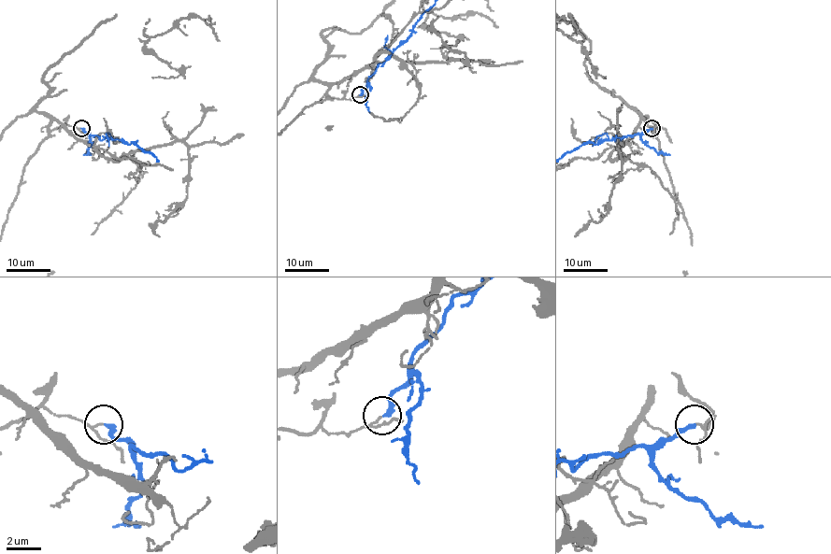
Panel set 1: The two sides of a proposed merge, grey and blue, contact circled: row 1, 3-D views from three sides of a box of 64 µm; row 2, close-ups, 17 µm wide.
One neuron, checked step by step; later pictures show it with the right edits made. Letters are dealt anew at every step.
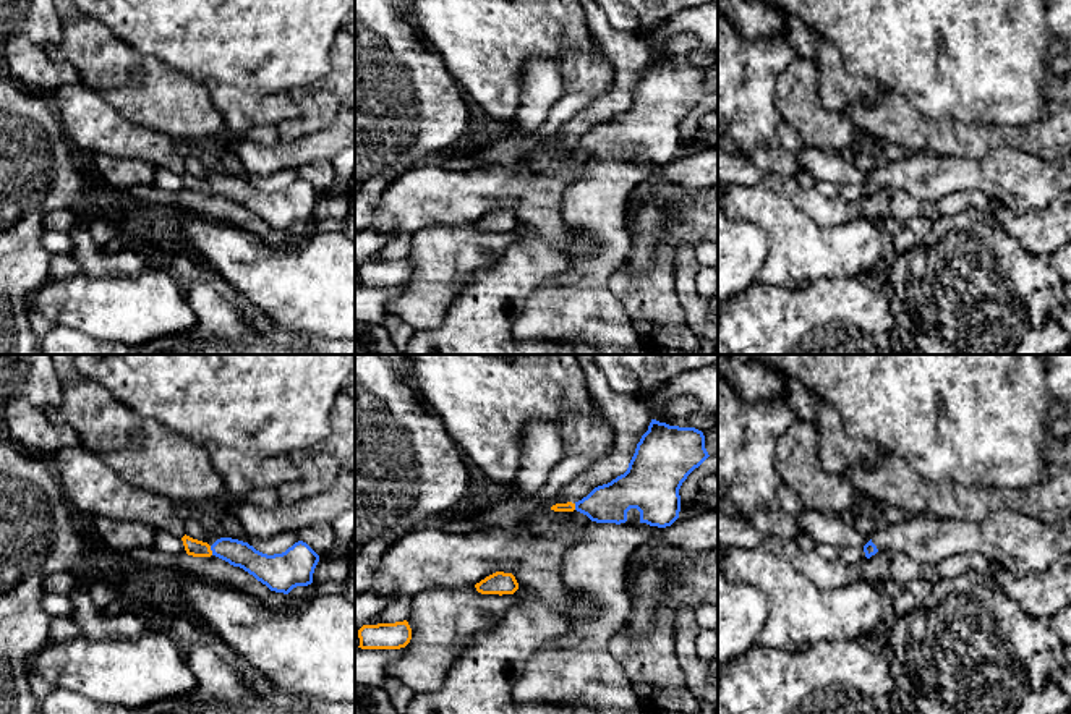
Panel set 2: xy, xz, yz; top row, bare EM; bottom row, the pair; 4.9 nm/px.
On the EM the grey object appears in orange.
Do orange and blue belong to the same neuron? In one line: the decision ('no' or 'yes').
no

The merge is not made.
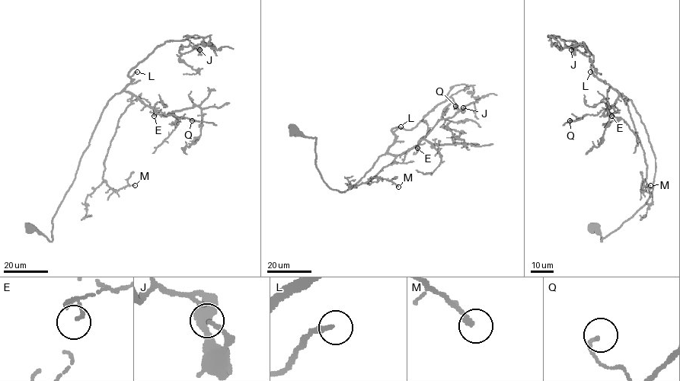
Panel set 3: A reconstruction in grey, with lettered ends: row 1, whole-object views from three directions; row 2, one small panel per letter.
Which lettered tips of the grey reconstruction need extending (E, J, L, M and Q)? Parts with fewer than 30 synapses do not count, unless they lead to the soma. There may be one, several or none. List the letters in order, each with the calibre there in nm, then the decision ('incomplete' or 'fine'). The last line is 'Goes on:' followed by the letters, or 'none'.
E: 60 nm | fine
J: 170 nm | fine
L: 240 nm | incomplete
M: 200 nm | fine
Q: 160 nm | fine
Goes on: L

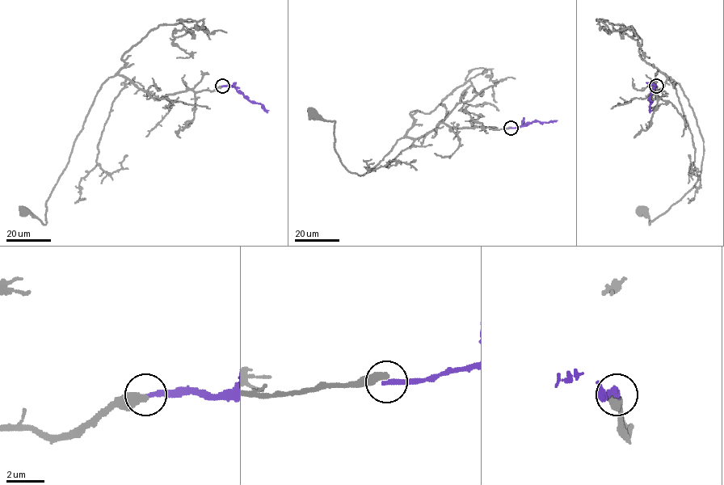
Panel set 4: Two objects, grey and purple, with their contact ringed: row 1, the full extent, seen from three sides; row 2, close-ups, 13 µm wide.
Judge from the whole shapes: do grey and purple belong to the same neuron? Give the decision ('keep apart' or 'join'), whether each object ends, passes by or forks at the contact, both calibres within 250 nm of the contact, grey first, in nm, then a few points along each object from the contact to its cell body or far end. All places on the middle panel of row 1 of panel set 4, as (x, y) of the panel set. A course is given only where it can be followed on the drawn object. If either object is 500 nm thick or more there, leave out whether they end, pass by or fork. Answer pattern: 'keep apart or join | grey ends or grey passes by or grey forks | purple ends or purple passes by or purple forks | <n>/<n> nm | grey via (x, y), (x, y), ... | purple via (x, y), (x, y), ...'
keep apart | grey ends | purple ends | 480/280 nm | grey via (511, 128), (439, 123), (418, 138), (399, 138), (359, 175), (344, 166), (334, 149), (334, 122), (311, 113) | purple via (511, 128), (537, 120), (557, 120)

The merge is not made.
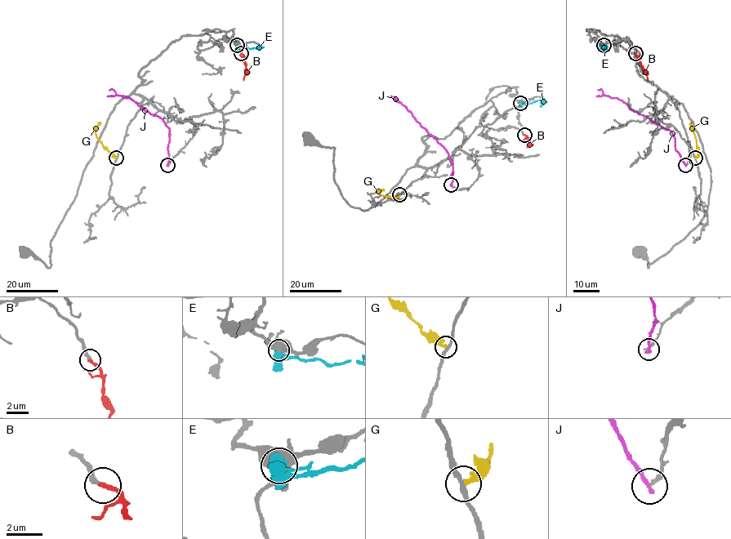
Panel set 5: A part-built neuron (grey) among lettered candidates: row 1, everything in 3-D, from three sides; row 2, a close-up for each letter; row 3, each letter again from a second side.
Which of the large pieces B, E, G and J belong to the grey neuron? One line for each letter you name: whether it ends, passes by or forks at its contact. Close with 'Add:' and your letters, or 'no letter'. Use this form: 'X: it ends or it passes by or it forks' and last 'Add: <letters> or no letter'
B: it ends
Add: B

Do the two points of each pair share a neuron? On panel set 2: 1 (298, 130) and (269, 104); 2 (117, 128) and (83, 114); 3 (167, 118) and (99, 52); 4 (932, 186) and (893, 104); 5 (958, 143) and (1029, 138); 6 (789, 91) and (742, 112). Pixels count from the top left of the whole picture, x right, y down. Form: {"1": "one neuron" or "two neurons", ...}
{"1": "two neurons", "2": "one neuron", "3": "one neuron", "4": "two neurons", "5": "one neuron", "6": "two neurons"}

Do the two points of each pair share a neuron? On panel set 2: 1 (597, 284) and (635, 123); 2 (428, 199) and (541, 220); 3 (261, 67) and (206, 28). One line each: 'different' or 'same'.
1: same
2: same
3: same

